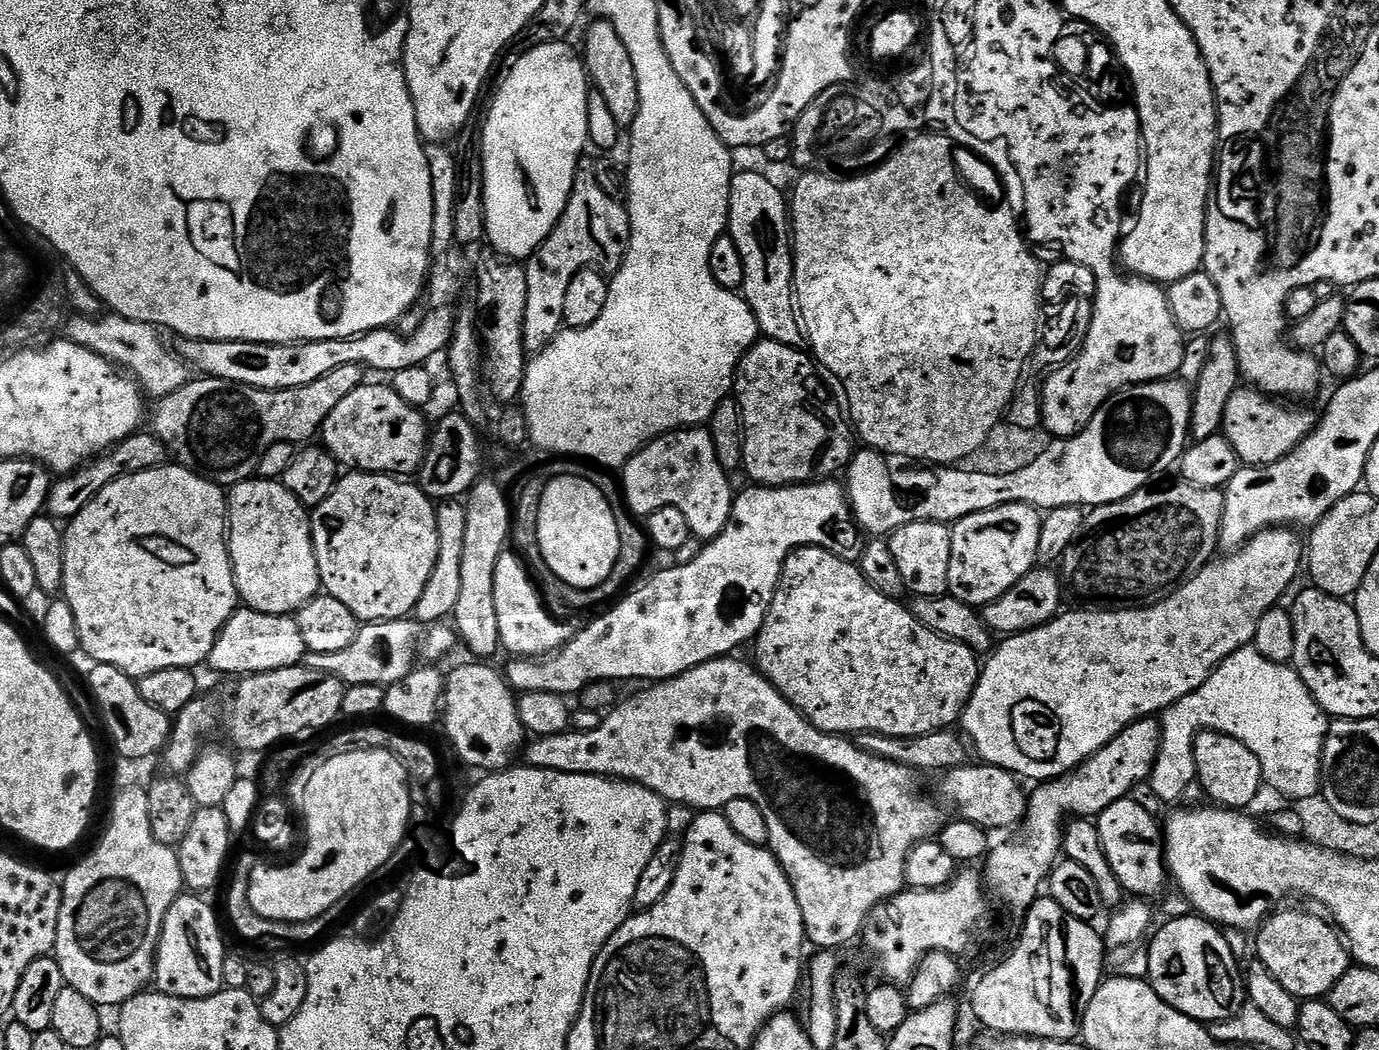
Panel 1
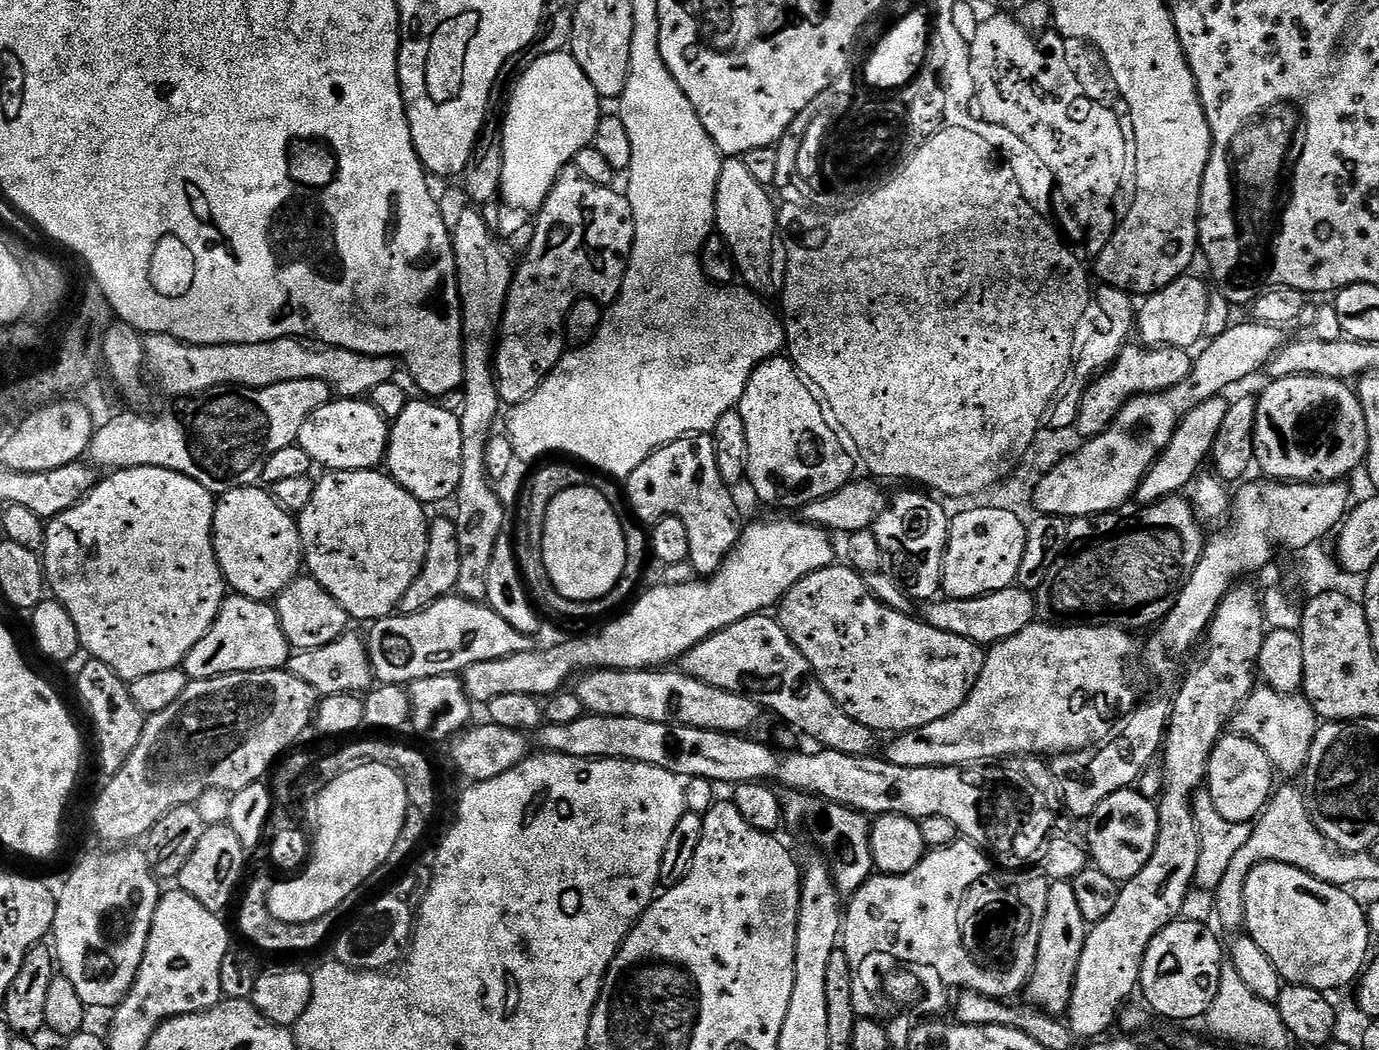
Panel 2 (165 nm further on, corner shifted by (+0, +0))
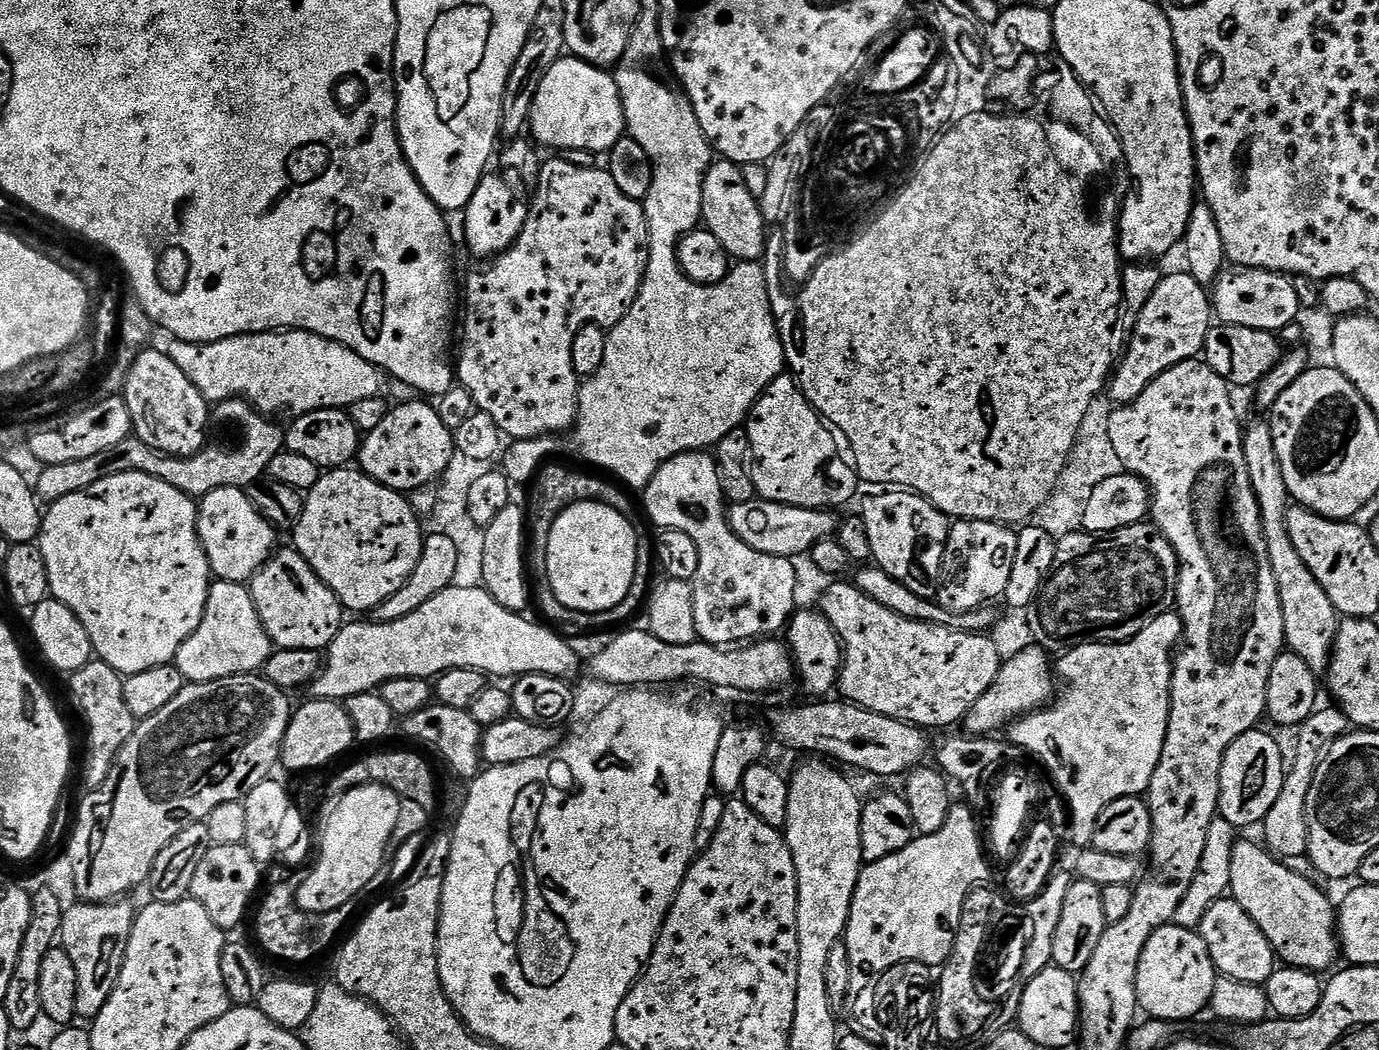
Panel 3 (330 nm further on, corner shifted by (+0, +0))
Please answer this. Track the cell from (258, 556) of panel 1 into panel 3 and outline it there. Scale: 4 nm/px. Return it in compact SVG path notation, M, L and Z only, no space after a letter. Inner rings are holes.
M215 488L199 501L196 525L208 555L208 567L216 580L247 585L277 551L277 529L272 527L250 502L243 488Z

